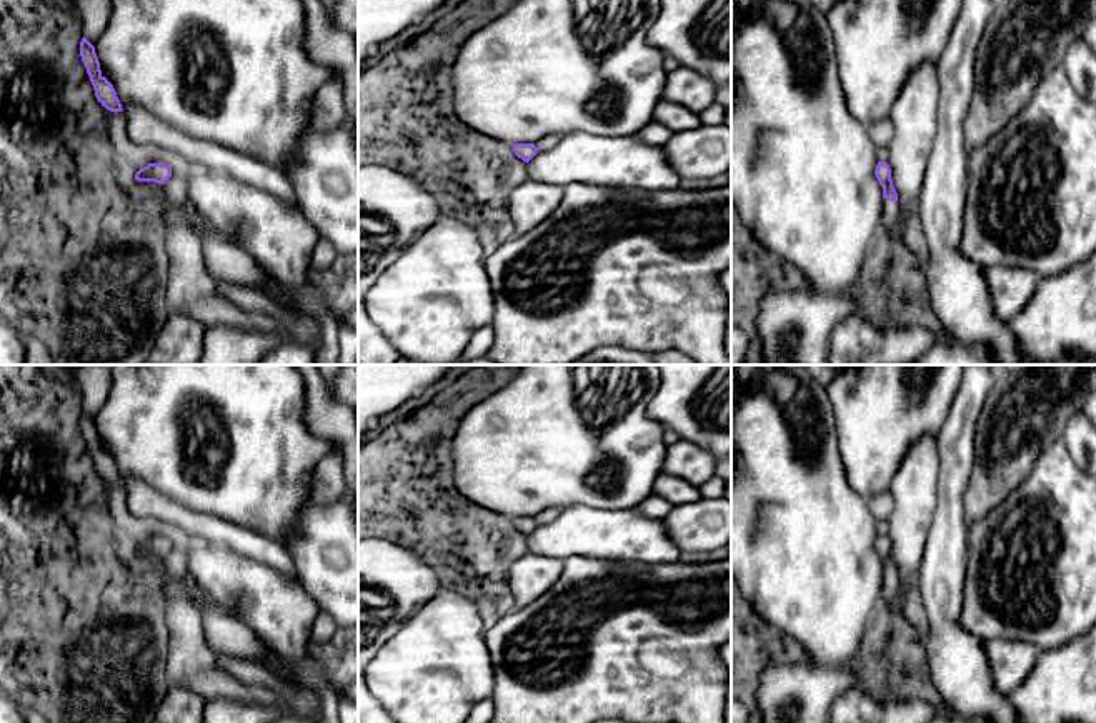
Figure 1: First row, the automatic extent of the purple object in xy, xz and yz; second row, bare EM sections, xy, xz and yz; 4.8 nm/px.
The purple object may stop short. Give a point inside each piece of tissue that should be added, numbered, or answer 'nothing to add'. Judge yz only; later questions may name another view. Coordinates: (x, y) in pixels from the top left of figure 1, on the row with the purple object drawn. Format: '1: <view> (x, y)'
1: yz (891, 209)

